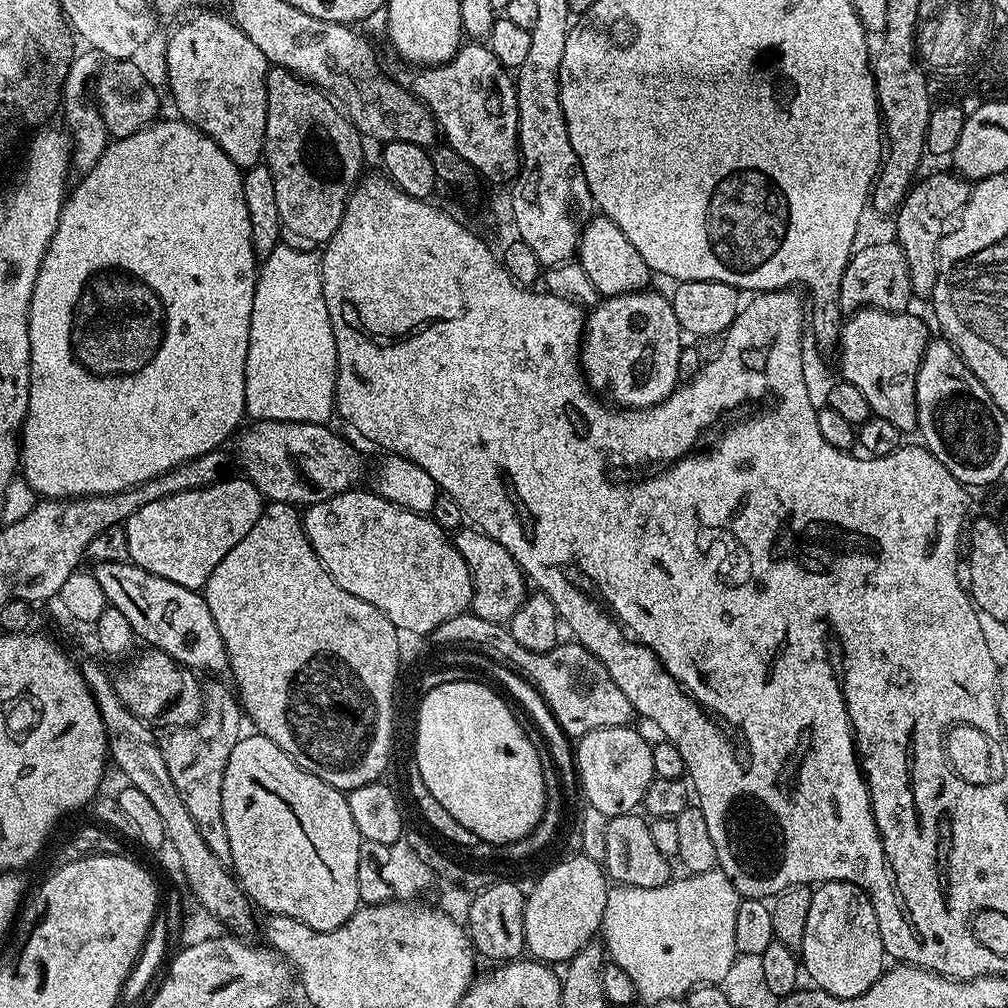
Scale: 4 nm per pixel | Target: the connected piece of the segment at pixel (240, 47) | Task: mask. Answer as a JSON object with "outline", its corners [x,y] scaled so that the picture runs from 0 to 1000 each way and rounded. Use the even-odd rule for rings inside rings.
{"outline":[[[198,11],[184,15],[184,20],[175,29],[170,29],[164,52],[167,70],[165,87],[176,102],[178,118],[204,132],[238,168],[245,169],[257,164],[262,154],[268,64],[260,50],[256,50],[256,46],[252,46],[252,42],[248,42],[248,38],[244,38],[244,34],[240,34],[238,27],[230,23],[225,15]]]}

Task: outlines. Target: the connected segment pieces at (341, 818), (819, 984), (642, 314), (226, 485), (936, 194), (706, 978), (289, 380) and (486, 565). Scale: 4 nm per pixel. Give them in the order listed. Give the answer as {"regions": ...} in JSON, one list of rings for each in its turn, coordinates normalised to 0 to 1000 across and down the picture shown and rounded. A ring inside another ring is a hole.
{"regions":[[[[246,728],[239,729],[238,735],[232,740],[232,744],[228,744],[228,752],[224,756],[224,764],[222,765],[222,771],[220,772],[220,813],[224,815],[224,831],[228,831],[229,864],[232,866],[238,880],[241,881],[242,888],[246,890],[247,894],[249,894],[255,902],[263,901],[263,906],[266,907],[284,907],[288,911],[296,911],[296,915],[300,915],[304,919],[308,919],[316,925],[326,925],[327,923],[331,923],[335,919],[339,919],[343,916],[359,897],[357,888],[355,887],[355,847],[353,846],[357,841],[359,830],[355,823],[355,819],[351,819],[351,811],[347,808],[344,789],[342,789],[338,783],[327,780],[323,776],[319,776],[319,772],[315,772],[312,768],[300,764],[300,760],[296,760],[292,757],[292,755],[289,754],[288,751],[286,751],[286,749],[284,749],[283,746],[281,746],[268,732],[264,732],[257,728],[249,729],[250,730],[246,730]],[[254,784],[256,784],[256,788],[262,788],[264,794],[274,796],[274,790],[276,790],[276,794],[282,796],[282,802],[276,802],[276,806],[282,806],[282,815],[286,813],[286,819],[288,819],[286,823],[290,823],[290,825],[288,825],[288,827],[290,827],[290,829],[288,829],[290,835],[284,835],[284,837],[290,837],[290,841],[292,841],[292,863],[272,863],[272,861],[270,861],[270,863],[264,863],[260,857],[254,857],[254,855],[256,855],[254,851],[252,851],[252,853],[248,851],[248,849],[250,849],[250,841],[252,841],[252,837],[242,835],[240,825],[244,825],[244,821],[240,821],[240,819],[244,819],[244,817],[240,817],[240,813],[242,813],[242,812],[248,813],[248,810],[250,810],[250,808],[246,808],[246,804],[248,804],[246,800],[250,800],[250,798],[246,798],[246,794],[252,796],[250,788],[252,788]],[[284,798],[290,798],[290,812],[284,812],[284,806],[288,806],[288,800],[286,800],[286,804],[284,804]]],[[[824,873],[818,877],[813,878],[807,884],[804,891],[804,908],[800,911],[800,927],[796,931],[796,938],[792,942],[793,947],[796,949],[796,960],[802,968],[807,972],[809,979],[814,984],[823,986],[827,990],[851,990],[851,986],[859,986],[859,982],[863,982],[863,978],[867,978],[867,974],[871,974],[874,968],[879,963],[879,945],[875,938],[875,927],[871,923],[871,911],[867,907],[867,899],[865,898],[865,891],[861,888],[860,884],[852,877],[844,877],[838,873]]],[[[647,289],[596,297],[581,313],[579,336],[575,339],[579,376],[588,390],[617,405],[655,401],[676,380],[674,356],[681,337],[673,315],[669,315],[666,297],[660,291],[658,294]]],[[[223,474],[207,484],[169,490],[141,502],[122,521],[127,556],[149,569],[157,569],[157,573],[165,573],[165,577],[201,584],[208,569],[212,569],[212,562],[248,530],[248,522],[256,518],[264,503],[263,493],[249,476],[230,475]]],[[[944,169],[929,171],[926,175],[915,179],[906,182],[904,188],[901,189],[901,194],[893,201],[892,210],[888,211],[889,231],[887,231],[887,237],[892,242],[895,252],[899,252],[899,264],[903,266],[903,284],[906,295],[923,296],[927,292],[927,284],[931,280],[933,235],[941,225],[940,217],[944,213],[945,217],[960,199],[962,183]]],[[[688,865],[668,871],[656,881],[634,881],[617,877],[604,880],[597,918],[598,936],[605,941],[606,955],[617,958],[631,979],[636,993],[655,996],[658,992],[682,989],[688,980],[710,978],[723,965],[732,947],[728,935],[728,911],[736,892],[719,865]]],[[[279,240],[275,243],[273,248],[264,256],[256,266],[256,273],[254,275],[254,287],[252,288],[252,308],[248,308],[248,339],[244,347],[244,399],[242,400],[242,409],[245,412],[250,412],[251,418],[255,417],[295,417],[301,421],[320,421],[326,420],[325,416],[331,413],[331,406],[333,404],[333,336],[329,330],[329,320],[327,319],[327,312],[323,308],[323,296],[319,292],[319,272],[317,271],[317,256],[313,249],[301,250],[298,246],[289,246],[285,240]]],[[[460,522],[451,529],[450,539],[454,550],[462,558],[468,574],[467,606],[474,613],[482,613],[482,617],[503,620],[510,609],[520,599],[522,590],[522,572],[518,564],[510,558],[510,554],[490,534],[486,534],[471,522]]]]}

